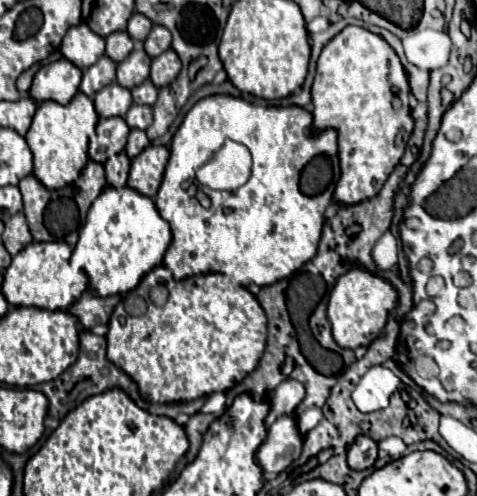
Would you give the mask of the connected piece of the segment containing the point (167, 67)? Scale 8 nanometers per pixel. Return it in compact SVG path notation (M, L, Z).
M168 48L164 54L152 58L150 80L154 82L156 88L164 88L178 76L180 70L182 70L182 62L180 62L178 54L172 48Z

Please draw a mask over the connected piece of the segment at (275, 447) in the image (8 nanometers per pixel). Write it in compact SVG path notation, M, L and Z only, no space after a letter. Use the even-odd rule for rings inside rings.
M280 416L270 428L264 446L256 452L264 474L278 474L286 470L302 452L304 436L300 434L294 416Z

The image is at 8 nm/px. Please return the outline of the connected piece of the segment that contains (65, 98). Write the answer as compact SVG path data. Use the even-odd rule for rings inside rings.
M60 58L38 70L30 94L32 98L36 98L36 102L54 100L60 104L68 104L78 92L80 78L82 78L82 70L70 60Z

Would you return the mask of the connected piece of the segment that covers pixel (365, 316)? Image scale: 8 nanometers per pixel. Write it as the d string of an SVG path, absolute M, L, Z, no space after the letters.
M352 268L350 272L342 274L328 300L328 320L332 324L332 336L338 346L342 348L358 348L358 346L370 346L372 340L378 338L378 334L384 330L390 310L398 304L398 292L396 288L376 274L364 270L364 268Z

